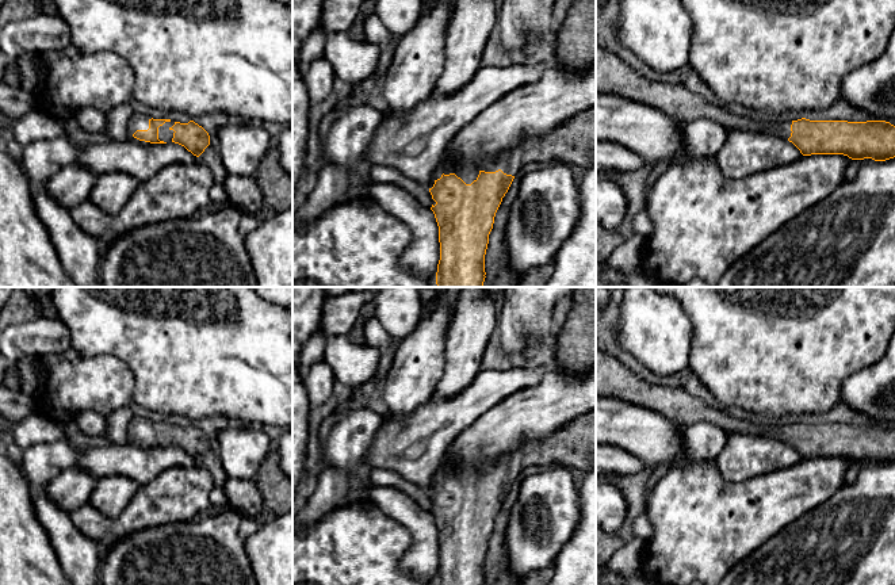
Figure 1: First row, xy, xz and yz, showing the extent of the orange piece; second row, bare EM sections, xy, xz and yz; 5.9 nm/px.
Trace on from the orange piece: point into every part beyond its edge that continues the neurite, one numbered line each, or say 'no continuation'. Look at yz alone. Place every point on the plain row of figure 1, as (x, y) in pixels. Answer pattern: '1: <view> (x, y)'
1: yz (614, 379)

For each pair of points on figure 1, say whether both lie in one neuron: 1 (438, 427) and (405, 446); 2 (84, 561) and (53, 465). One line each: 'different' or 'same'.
1: same
2: same

